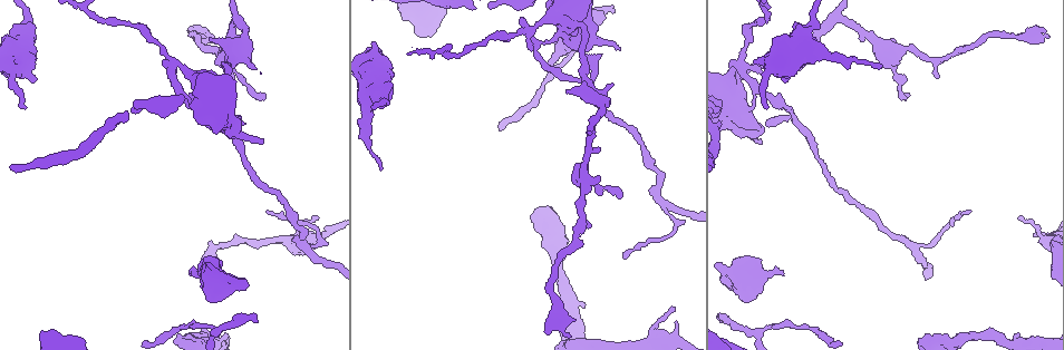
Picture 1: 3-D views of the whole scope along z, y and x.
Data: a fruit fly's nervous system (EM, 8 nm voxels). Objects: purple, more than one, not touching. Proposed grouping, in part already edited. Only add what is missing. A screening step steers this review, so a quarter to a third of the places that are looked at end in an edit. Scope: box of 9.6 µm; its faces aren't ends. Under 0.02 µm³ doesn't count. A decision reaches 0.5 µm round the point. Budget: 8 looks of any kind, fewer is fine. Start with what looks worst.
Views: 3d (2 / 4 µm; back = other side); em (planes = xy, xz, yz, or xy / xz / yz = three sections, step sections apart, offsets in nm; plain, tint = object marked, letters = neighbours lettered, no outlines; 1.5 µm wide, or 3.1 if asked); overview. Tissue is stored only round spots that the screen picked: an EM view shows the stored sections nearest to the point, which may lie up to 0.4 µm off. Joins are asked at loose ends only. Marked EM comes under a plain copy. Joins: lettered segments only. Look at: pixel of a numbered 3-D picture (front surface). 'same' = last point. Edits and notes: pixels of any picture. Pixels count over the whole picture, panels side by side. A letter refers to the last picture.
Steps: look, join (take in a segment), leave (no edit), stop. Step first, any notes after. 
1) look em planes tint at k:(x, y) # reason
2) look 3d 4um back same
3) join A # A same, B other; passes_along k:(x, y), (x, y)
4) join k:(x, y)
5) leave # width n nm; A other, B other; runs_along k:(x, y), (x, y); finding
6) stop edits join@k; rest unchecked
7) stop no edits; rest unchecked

look 3d 2um at 1:(782, 275) # free end

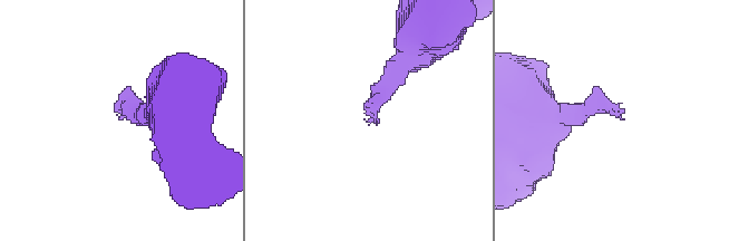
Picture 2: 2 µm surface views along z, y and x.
look em xy step 4 tint at 2:(369, 121)

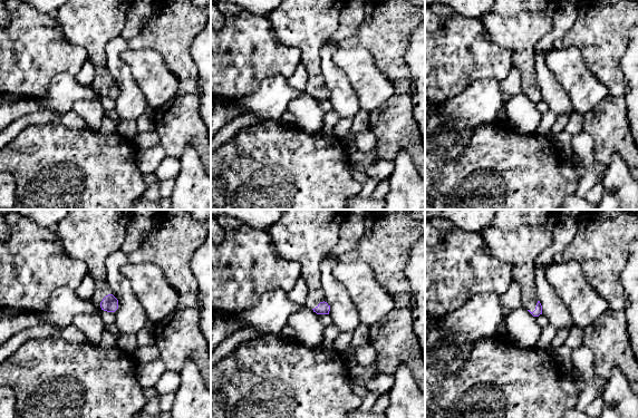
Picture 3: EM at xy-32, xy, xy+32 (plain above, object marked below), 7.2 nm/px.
look em planes letters same # cut it another way

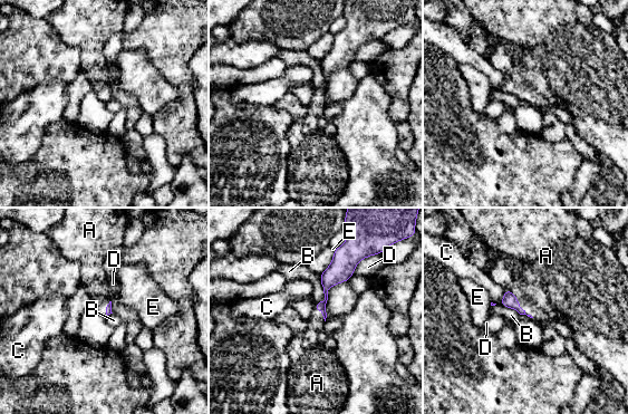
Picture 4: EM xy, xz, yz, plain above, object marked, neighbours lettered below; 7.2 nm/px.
join A # A same, B other, C other, D other, E other; passes_along 4:(509, 300), (519, 304), (548, 285); the cell continues

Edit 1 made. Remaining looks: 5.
look overview # redraw

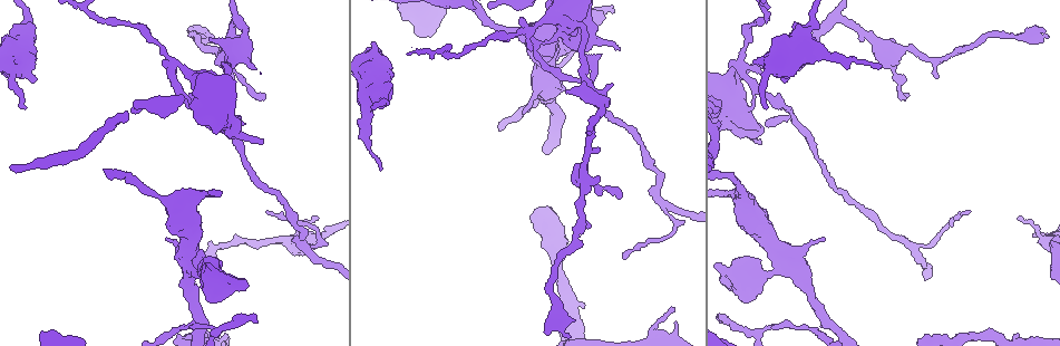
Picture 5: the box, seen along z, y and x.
look 3d 2um at 5:(26, 106)

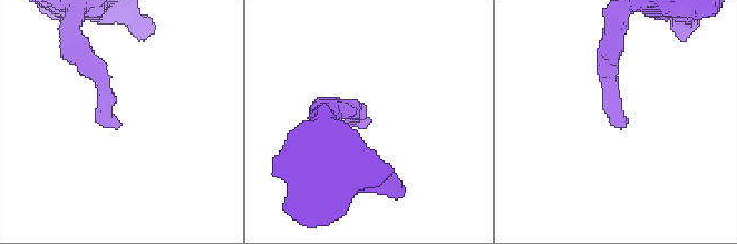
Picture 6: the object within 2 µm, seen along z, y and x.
look em yz step 8 letters at 6:(621, 127)

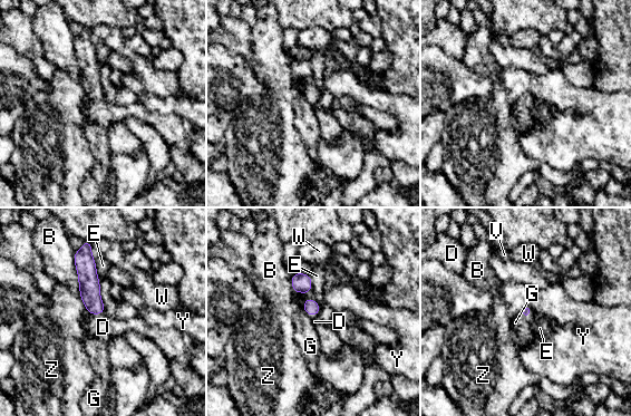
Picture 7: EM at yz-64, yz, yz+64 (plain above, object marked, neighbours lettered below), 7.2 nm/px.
join G # B other, D other, E other, G same, V other, W other, Y other, Z other; the cell continues

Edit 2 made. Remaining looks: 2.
look overview # see it whole again

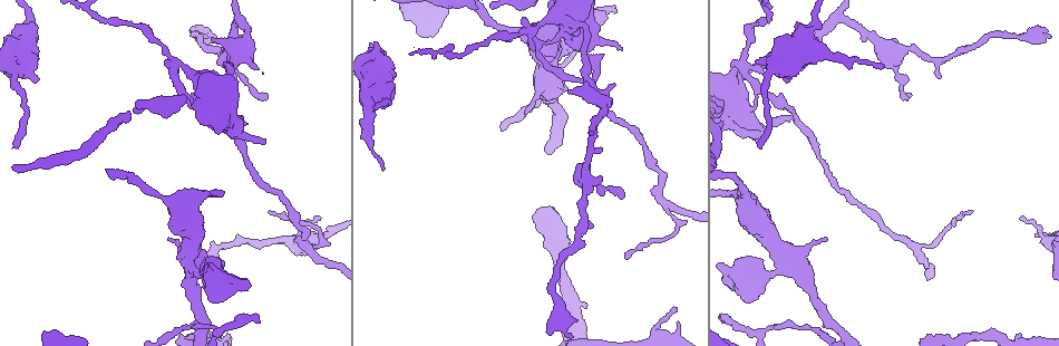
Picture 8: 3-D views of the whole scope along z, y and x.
look em xz step 4 letters at 8:(614, 85) # branch stops here

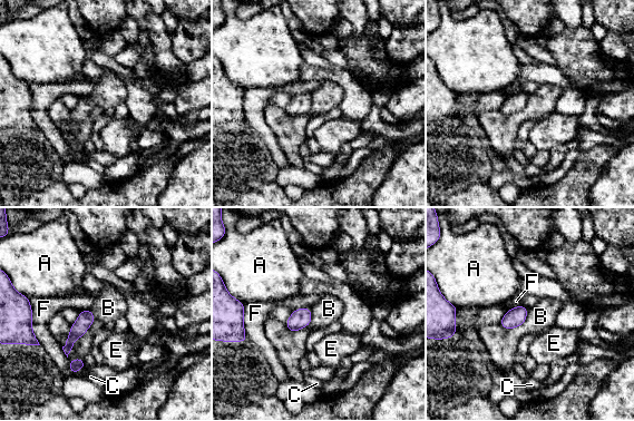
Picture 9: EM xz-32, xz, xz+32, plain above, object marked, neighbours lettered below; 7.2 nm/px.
leave # A other, B other, C other, E other, F other; runs_along 9:(87, 312), (67, 350); no lettered segment goes on from it

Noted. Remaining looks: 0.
stop edits join@4, join@7; rest unchecked

